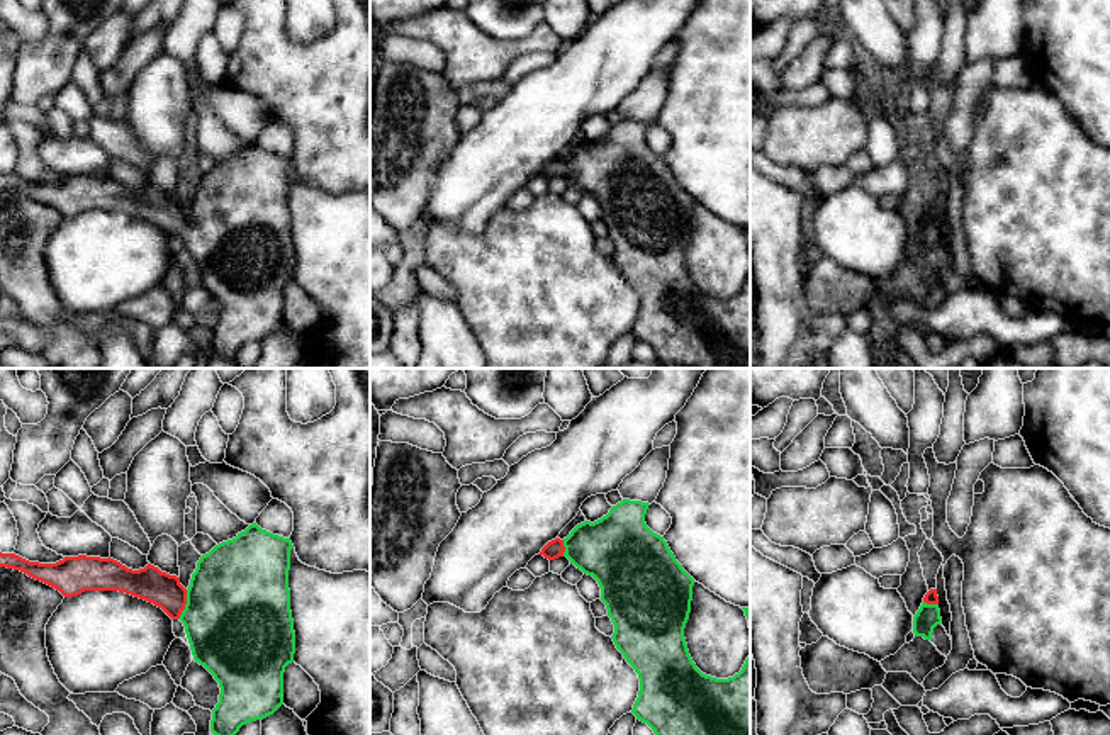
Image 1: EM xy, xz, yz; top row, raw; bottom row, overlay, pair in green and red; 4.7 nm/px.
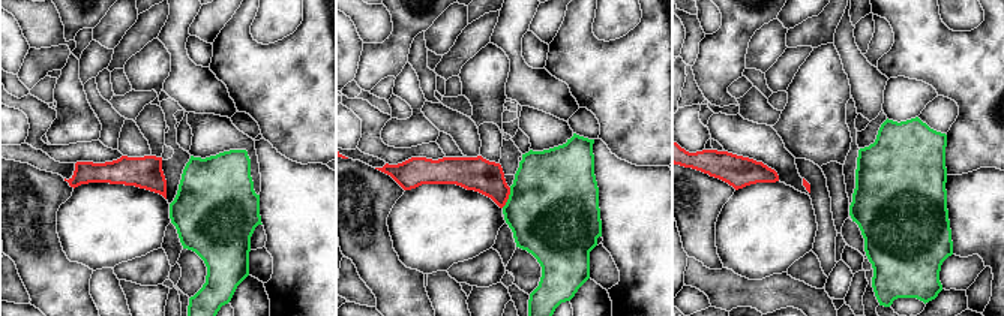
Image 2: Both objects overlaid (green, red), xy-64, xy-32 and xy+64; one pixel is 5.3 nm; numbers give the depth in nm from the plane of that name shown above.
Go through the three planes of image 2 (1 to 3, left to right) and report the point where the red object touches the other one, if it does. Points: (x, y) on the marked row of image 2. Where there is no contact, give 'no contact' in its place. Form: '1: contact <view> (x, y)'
1: no contact
2: contact xy-32 (509, 198)
3: no contact

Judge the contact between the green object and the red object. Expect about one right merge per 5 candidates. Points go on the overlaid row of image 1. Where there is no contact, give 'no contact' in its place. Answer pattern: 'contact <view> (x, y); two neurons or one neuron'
contact xy (185, 605); one neuron

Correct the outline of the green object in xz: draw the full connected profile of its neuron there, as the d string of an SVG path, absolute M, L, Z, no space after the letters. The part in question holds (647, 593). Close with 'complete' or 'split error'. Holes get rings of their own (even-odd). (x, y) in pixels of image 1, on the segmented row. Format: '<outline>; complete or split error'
M623 499L606 516L577 525L563 540L548 541L538 555L548 560L567 557L601 587L601 601L614 625L613 642L640 679L638 698L631 713L655 735L750 735L750 655L742 670L728 679L703 674L692 662L684 628L691 613L694 579L676 560L664 536L653 533L645 514L648 502Z; split error

